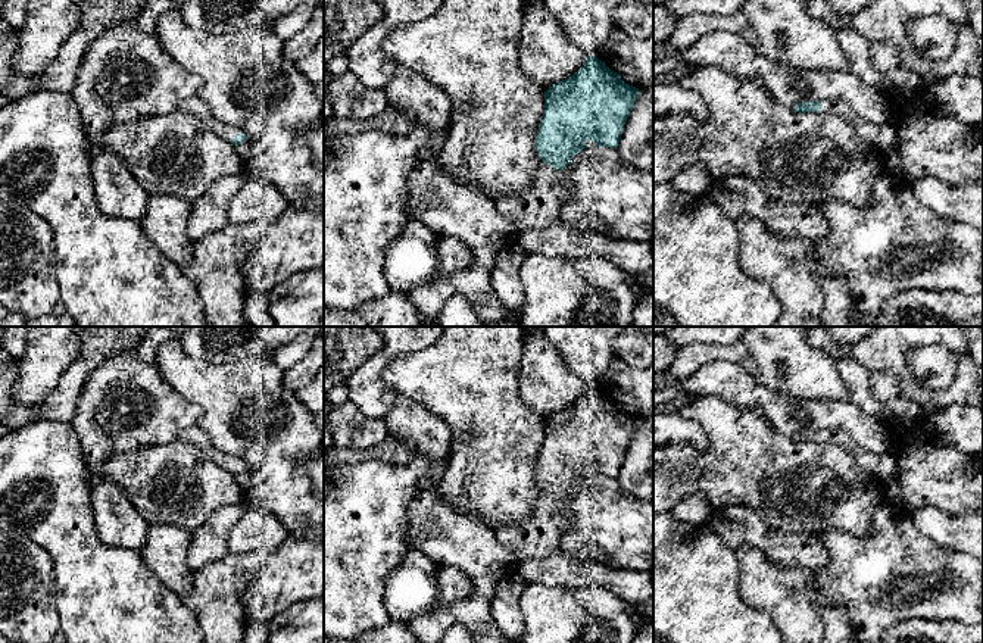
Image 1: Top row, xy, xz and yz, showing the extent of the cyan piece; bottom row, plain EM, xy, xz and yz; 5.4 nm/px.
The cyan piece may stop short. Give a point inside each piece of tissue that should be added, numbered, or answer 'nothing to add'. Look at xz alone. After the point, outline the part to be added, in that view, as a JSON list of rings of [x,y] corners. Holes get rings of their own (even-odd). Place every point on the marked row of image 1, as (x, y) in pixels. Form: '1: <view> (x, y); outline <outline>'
1: xz (539, 206); outline [[[542,163],[531,187],[521,194],[500,196],[494,206],[500,215],[515,222],[517,240],[527,230],[543,230],[555,224],[568,199],[562,171]]]

